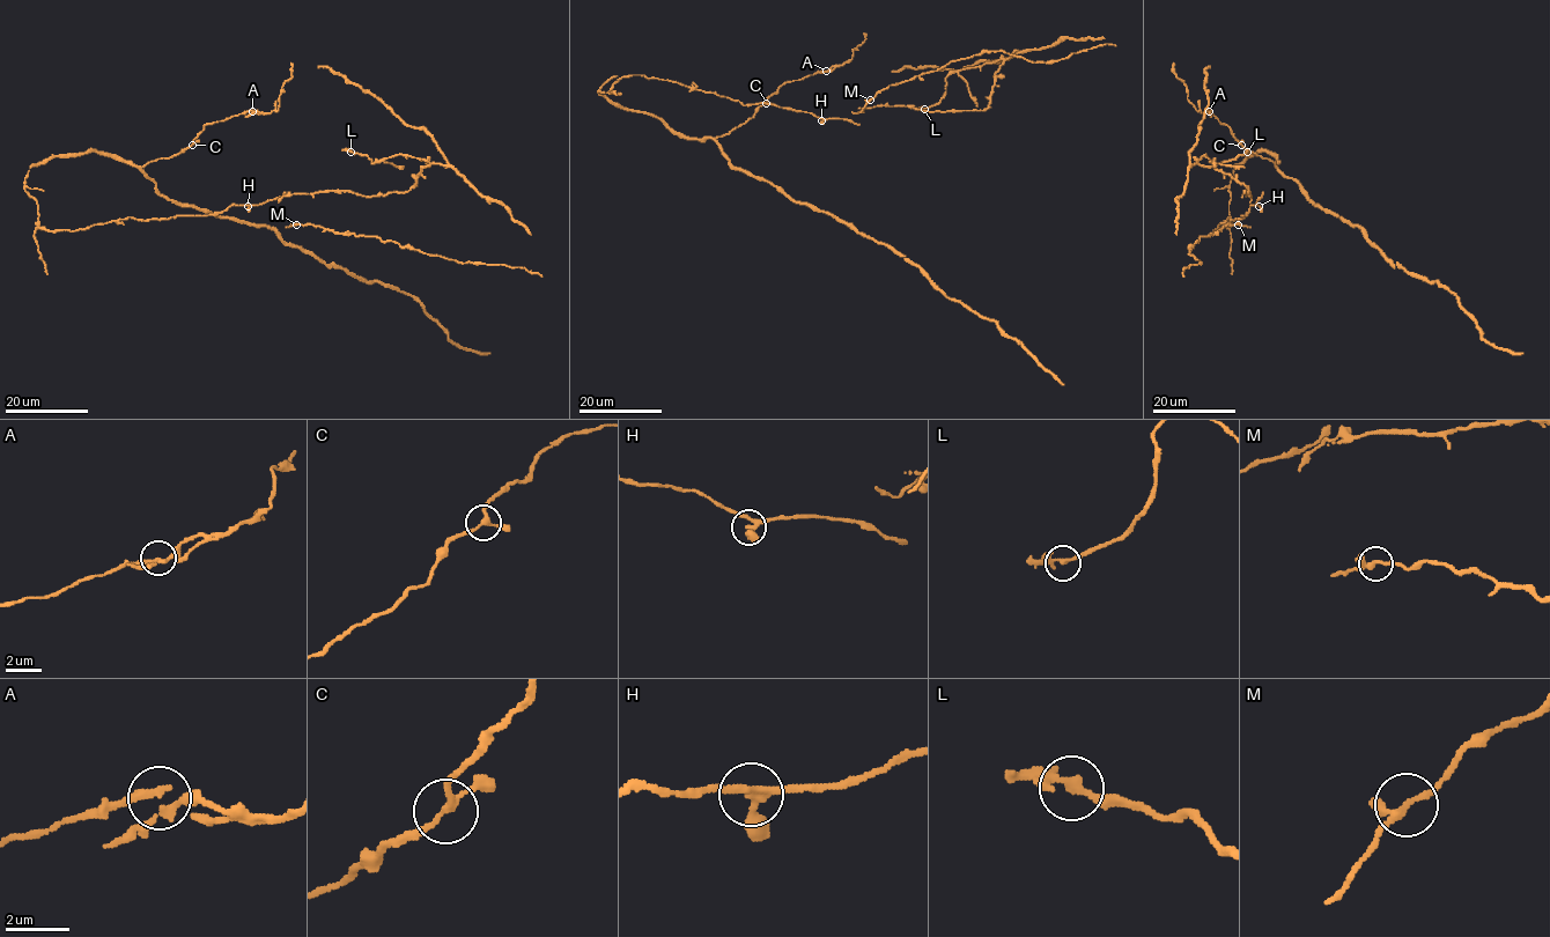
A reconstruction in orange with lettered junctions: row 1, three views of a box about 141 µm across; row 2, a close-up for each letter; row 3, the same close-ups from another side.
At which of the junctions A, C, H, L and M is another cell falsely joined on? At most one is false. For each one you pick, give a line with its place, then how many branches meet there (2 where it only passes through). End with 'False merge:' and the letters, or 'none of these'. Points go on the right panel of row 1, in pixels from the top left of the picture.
A: Place: (1209, 111). Branches: 3
False merge: A

